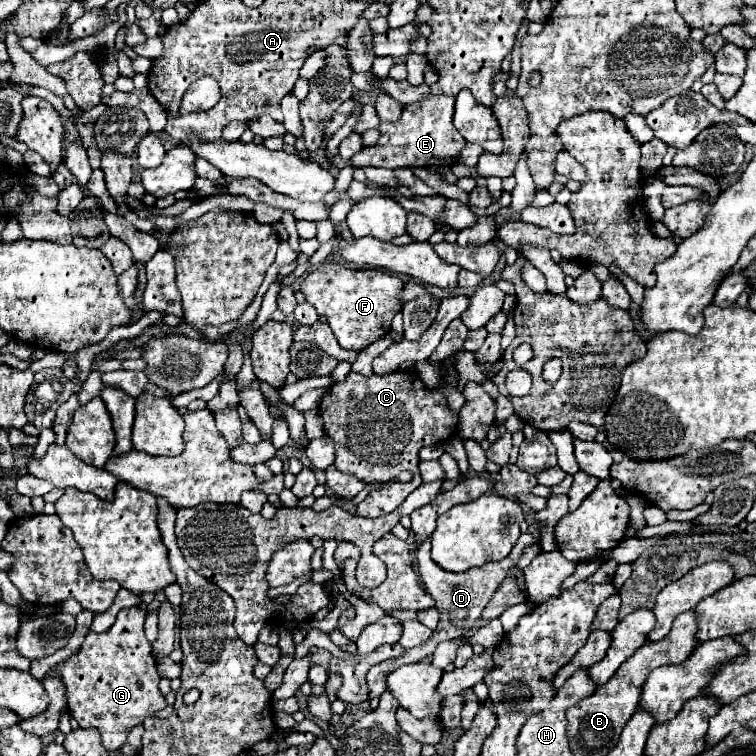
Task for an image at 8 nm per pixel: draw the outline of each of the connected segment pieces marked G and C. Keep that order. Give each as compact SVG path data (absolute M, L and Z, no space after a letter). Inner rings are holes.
M125 608L117 614L115 624L101 632L89 632L75 654L77 668L59 668L59 676L67 688L67 706L71 716L81 728L99 728L103 746L109 752L119 750L133 726L141 724L147 716L155 716L167 706L165 696L159 692L157 660L151 642L145 638L143 622L147 610Z
M402 371L385 374L385 376L373 374L369 378L365 378L357 372L349 372L343 382L333 384L323 394L321 404L319 404L319 414L323 416L325 434L335 440L335 448L337 448L335 466L341 472L351 472L365 482L375 482L375 480L389 482L389 486L385 486L381 490L373 490L371 496L367 496L357 506L357 516L365 516L365 518L377 518L377 516L385 516L385 514L393 512L417 486L421 486L419 468L417 468L419 448L449 440L453 434L457 433L458 424L457 414L447 408L447 402L441 392L427 392L419 376ZM403 470L411 472L413 480L407 484L395 484L393 482L395 476Z

